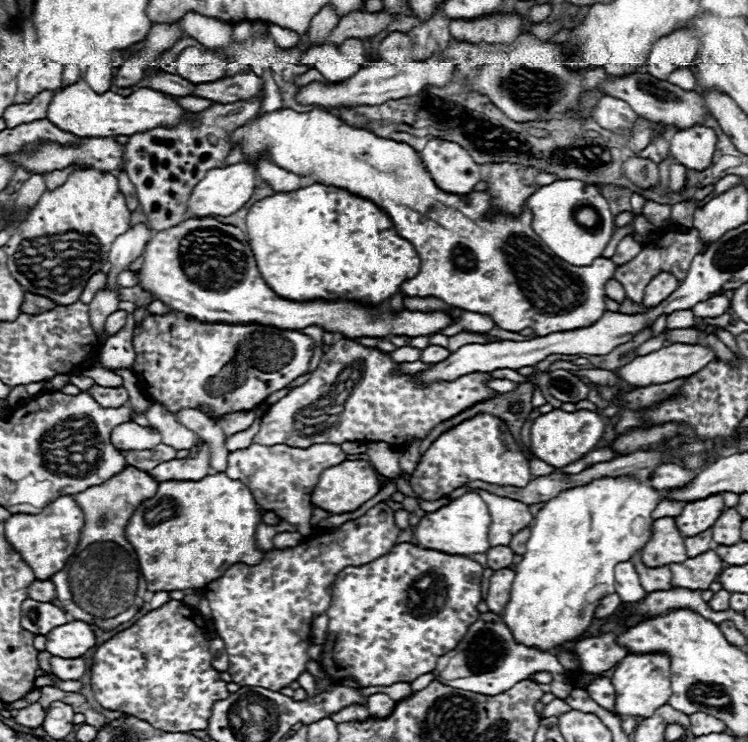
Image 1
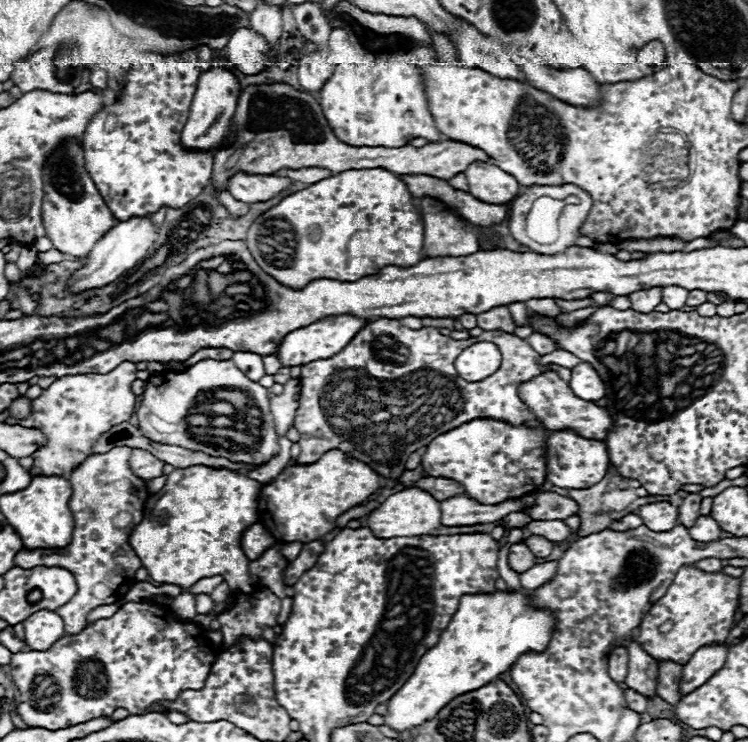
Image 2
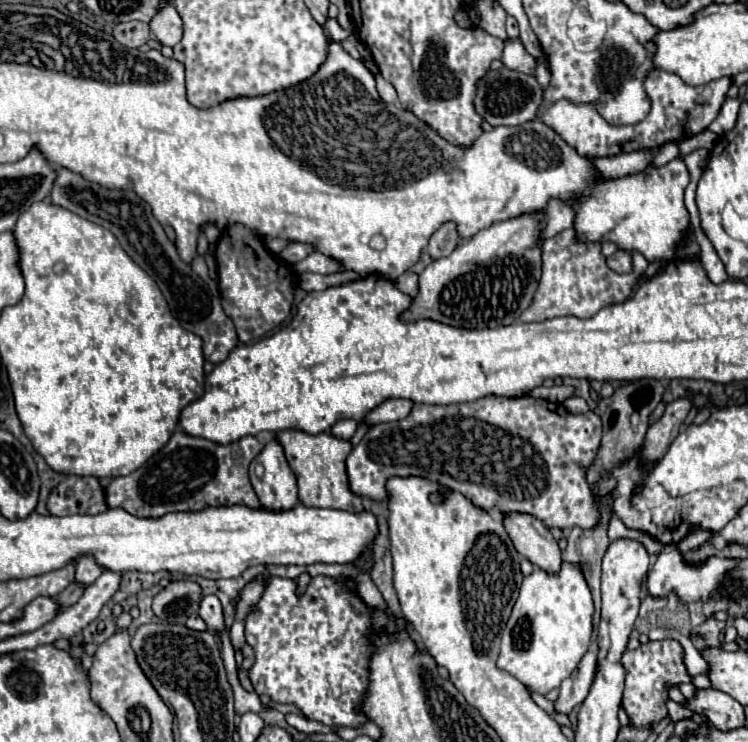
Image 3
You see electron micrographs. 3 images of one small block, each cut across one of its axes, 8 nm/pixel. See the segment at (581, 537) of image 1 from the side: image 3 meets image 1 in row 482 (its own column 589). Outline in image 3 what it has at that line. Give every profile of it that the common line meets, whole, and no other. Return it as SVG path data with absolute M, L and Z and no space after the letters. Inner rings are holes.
M562 562L560 570L554 574L536 568L530 576L522 580L520 596L512 608L510 620L506 622L506 630L502 634L502 648L498 656L498 668L510 672L526 688L534 692L546 694L552 688L558 688L562 680L574 672L574 668L578 666L578 662L582 660L582 656L586 654L590 646L592 616L594 616L594 602L592 602L592 594L590 594L590 588L586 584L580 564Z

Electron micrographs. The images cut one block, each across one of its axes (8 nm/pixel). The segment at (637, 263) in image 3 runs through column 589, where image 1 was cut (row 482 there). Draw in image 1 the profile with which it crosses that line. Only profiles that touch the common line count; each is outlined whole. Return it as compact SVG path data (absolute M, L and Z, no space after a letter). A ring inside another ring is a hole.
M252 444L244 450L228 454L226 476L246 484L262 510L276 512L282 520L298 526L298 532L302 532L302 536L308 536L312 532L310 516L314 508L310 496L318 484L318 476L322 474L322 470L340 464L342 460L346 460L346 454L336 444L314 444L310 448L290 448L284 444Z

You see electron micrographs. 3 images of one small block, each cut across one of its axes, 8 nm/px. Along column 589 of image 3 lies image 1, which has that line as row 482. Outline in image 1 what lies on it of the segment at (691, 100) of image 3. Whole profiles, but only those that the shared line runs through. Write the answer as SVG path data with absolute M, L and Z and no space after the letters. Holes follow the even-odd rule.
M126 466L122 472L114 474L110 482L92 486L72 496L84 510L86 524L74 554L66 562L66 568L62 568L50 580L54 580L54 586L58 588L62 608L72 614L74 620L94 624L102 630L112 630L118 624L128 622L142 608L146 582L140 572L138 556L124 536L124 528L134 508L144 498L154 496L156 486L158 482L148 472Z

